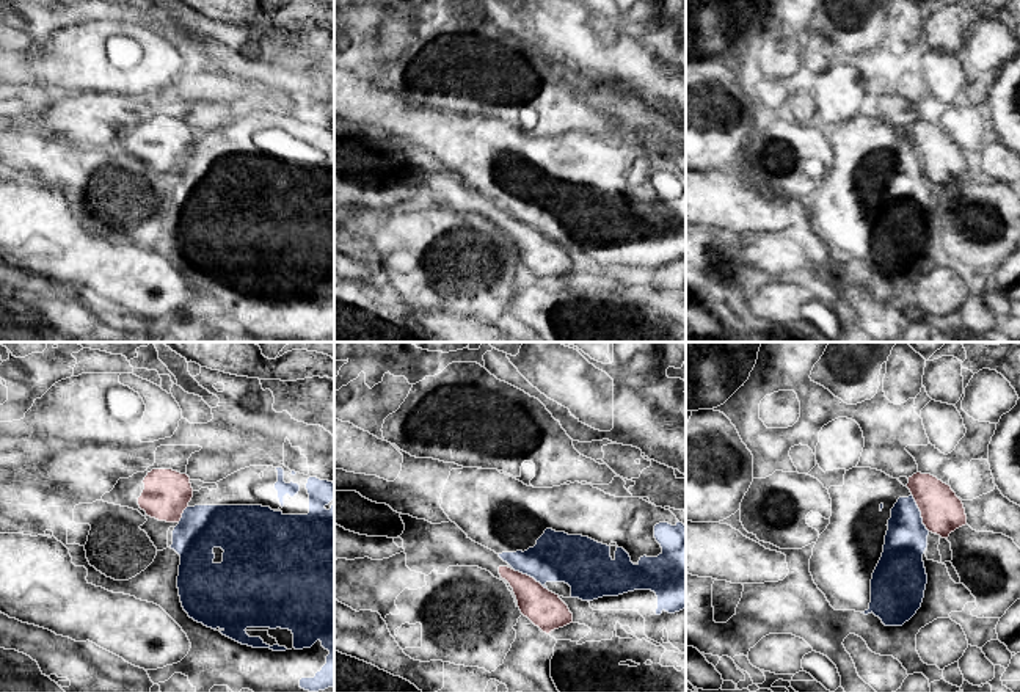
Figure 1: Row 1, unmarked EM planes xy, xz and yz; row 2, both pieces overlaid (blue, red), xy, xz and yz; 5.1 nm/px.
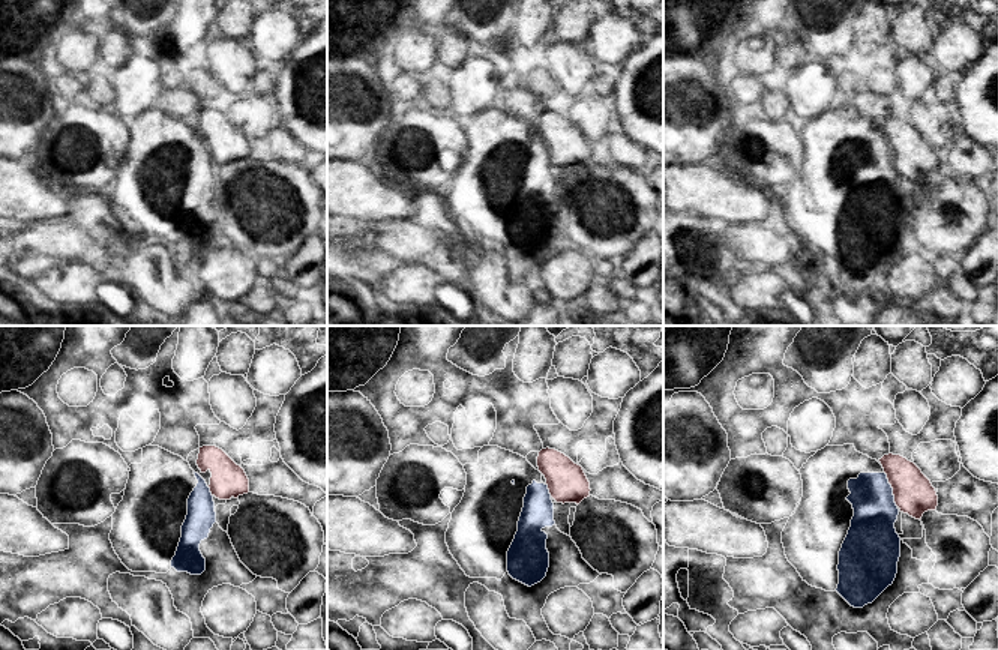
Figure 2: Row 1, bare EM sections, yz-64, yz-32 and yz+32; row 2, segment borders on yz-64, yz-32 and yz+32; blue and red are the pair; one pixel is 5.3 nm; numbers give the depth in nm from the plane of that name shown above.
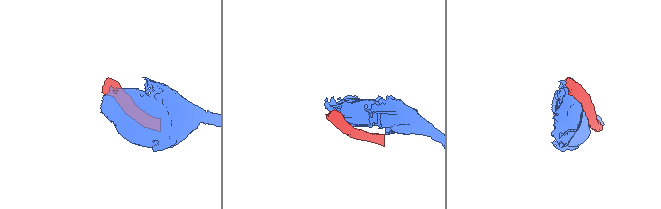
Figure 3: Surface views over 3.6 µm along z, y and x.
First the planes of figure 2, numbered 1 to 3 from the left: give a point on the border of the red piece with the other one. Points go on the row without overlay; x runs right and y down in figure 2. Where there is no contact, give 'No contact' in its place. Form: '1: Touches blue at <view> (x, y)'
1: Touches blue at yz-64 (209, 155)
2: Touches blue at yz-32 (548, 153)
3: Touches blue at yz+32 (892, 153)

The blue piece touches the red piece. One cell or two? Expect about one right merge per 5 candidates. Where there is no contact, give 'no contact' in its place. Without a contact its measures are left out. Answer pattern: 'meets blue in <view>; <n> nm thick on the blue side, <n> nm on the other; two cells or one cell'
meets blue in yz; 220 nm thick on the blue side, 220 nm on the other; two cells

